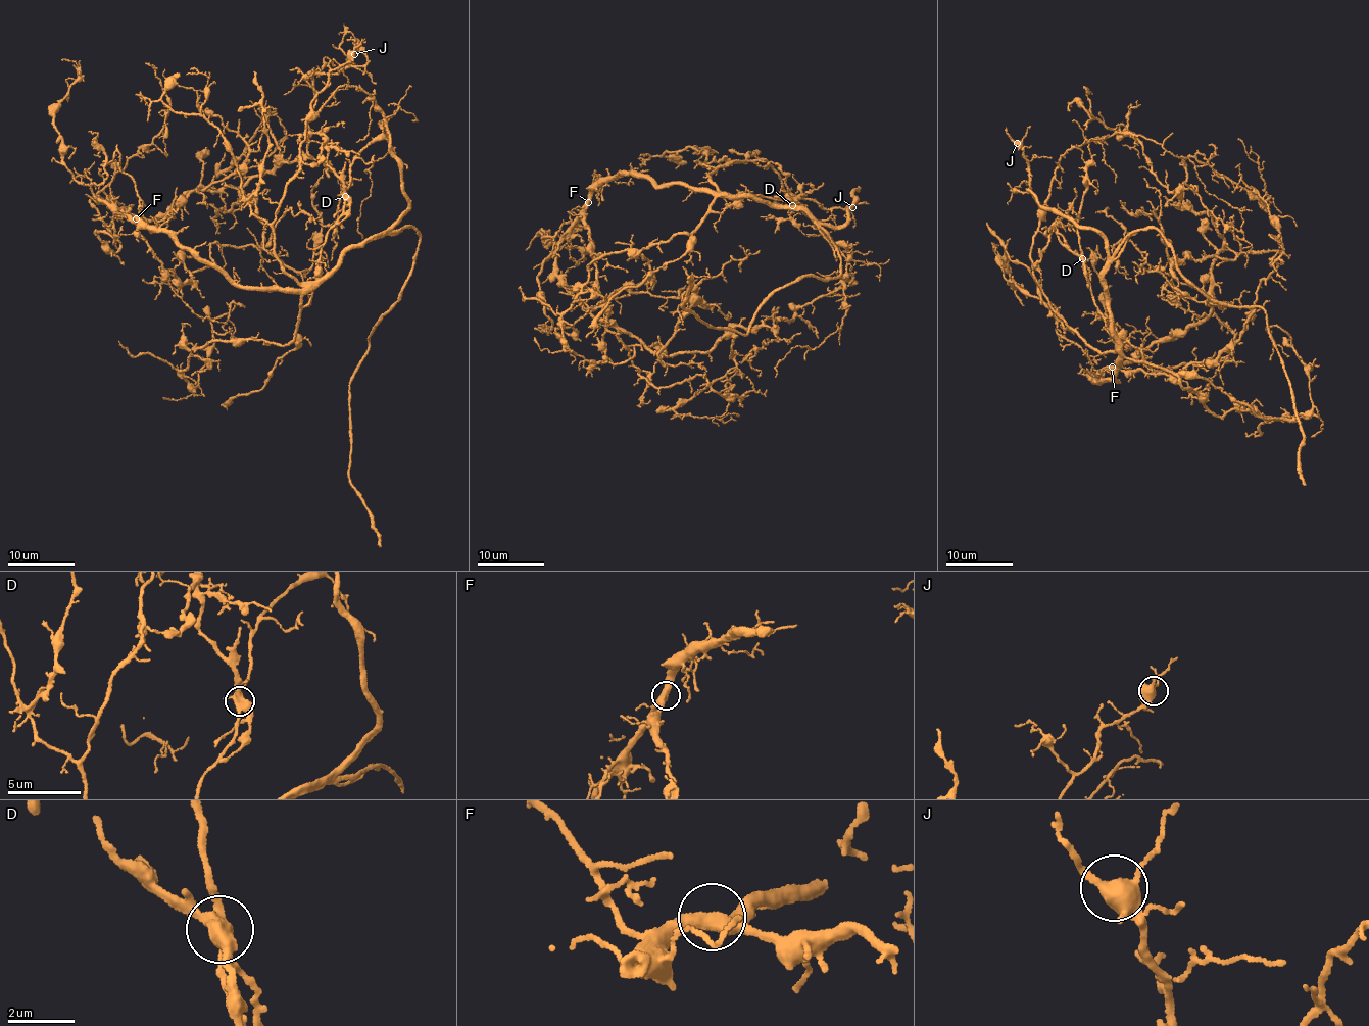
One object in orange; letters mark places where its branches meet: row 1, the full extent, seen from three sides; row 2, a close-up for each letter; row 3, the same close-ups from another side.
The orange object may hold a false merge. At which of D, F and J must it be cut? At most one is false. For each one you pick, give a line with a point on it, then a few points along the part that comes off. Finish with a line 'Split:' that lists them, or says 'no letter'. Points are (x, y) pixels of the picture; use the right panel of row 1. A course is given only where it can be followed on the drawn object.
D: (1082, 258) | (1083, 257), (1071, 249), (1054, 227), (1049, 242), (1034, 269), (1040, 274)
Split: D

